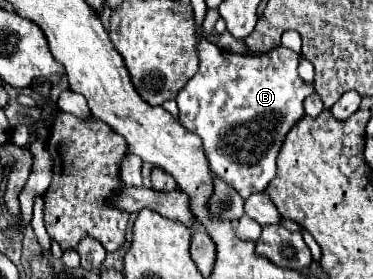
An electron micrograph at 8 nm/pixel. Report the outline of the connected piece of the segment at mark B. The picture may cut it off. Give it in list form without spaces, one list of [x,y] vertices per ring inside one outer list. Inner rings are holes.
[[[200,39],[198,45],[200,69],[178,93],[180,123],[192,133],[200,135],[204,143],[204,153],[210,161],[210,167],[216,177],[222,177],[230,187],[234,187],[244,199],[252,193],[260,193],[276,175],[276,157],[288,135],[288,131],[304,115],[304,99],[314,93],[314,85],[304,83],[298,75],[298,55],[290,49],[278,47],[276,51],[262,57],[244,57],[226,51],[220,51],[216,45]]]

